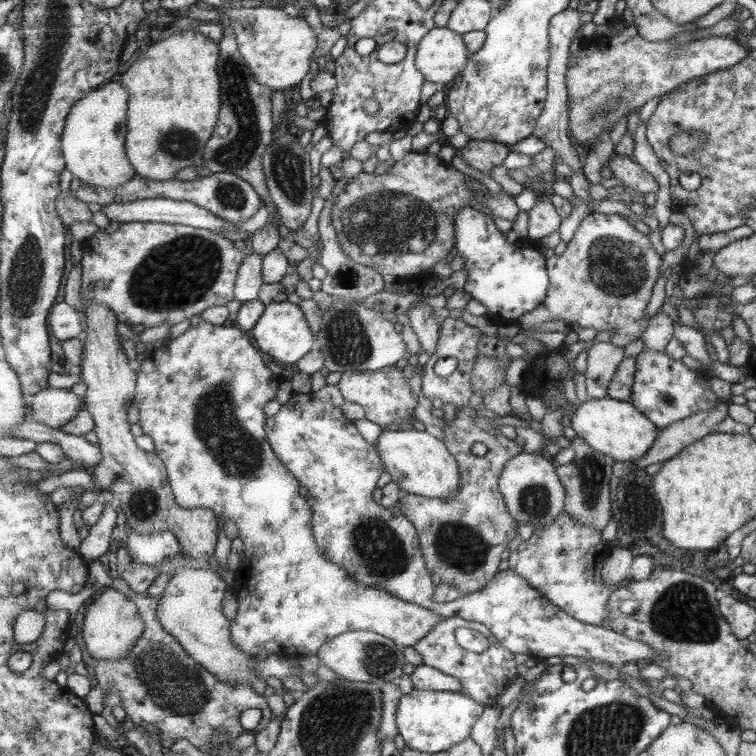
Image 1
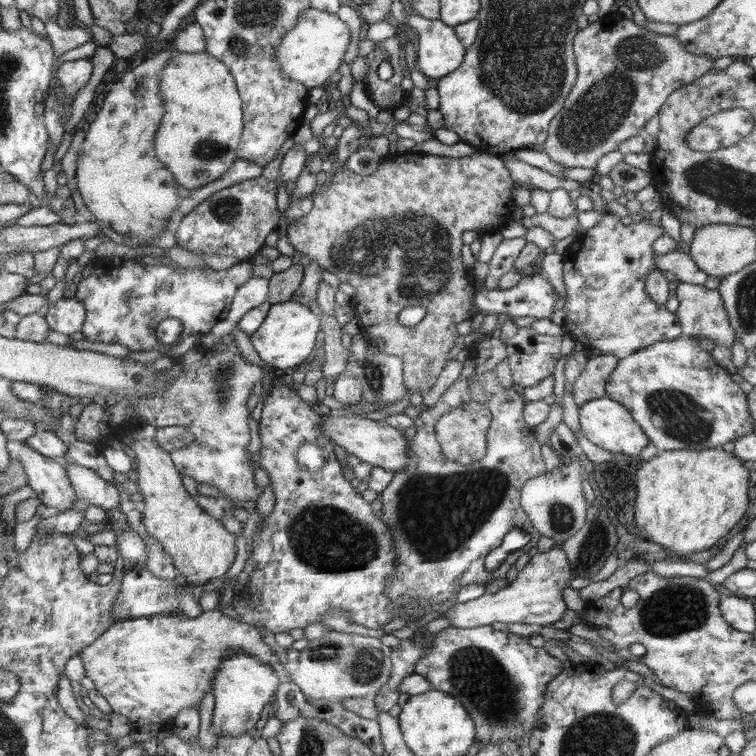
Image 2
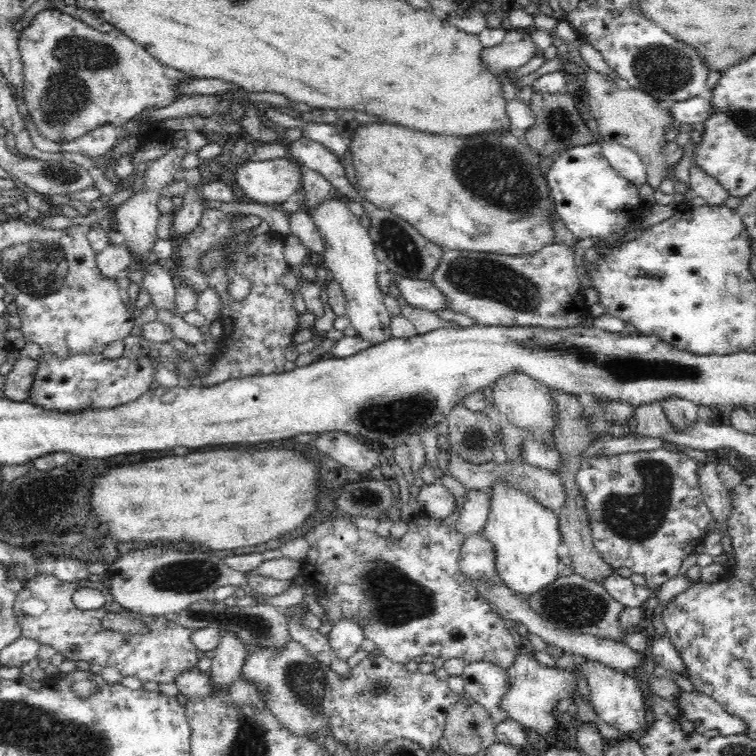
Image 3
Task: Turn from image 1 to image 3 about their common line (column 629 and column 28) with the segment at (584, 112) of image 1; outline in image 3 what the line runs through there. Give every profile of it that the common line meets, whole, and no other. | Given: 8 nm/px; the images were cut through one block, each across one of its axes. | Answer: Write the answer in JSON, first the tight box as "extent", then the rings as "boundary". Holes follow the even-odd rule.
{"extent":[19,8,193,142],"boundary":[[[57,8],[42,10],[32,18],[30,25],[19,36],[19,49],[23,64],[24,104],[38,133],[52,142],[72,142],[107,125],[119,131],[146,108],[169,107],[186,94],[192,95],[185,91],[185,87],[193,77],[158,62],[142,45],[136,44],[122,31],[113,28],[100,32]]]}

